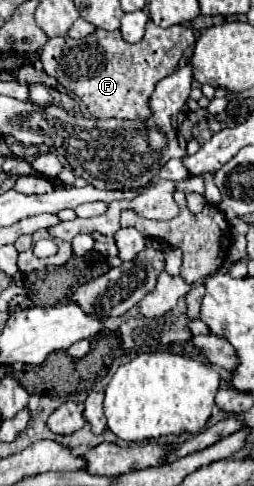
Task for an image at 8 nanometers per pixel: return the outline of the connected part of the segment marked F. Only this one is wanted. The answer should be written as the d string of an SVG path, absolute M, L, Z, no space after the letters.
M152 21L146 23L146 35L140 43L126 43L120 31L96 29L84 39L54 37L48 39L40 53L44 71L54 77L66 91L78 95L92 117L96 119L140 119L150 115L148 99L156 83L172 75L178 67L182 53L194 45L192 29L184 25L158 27Z

